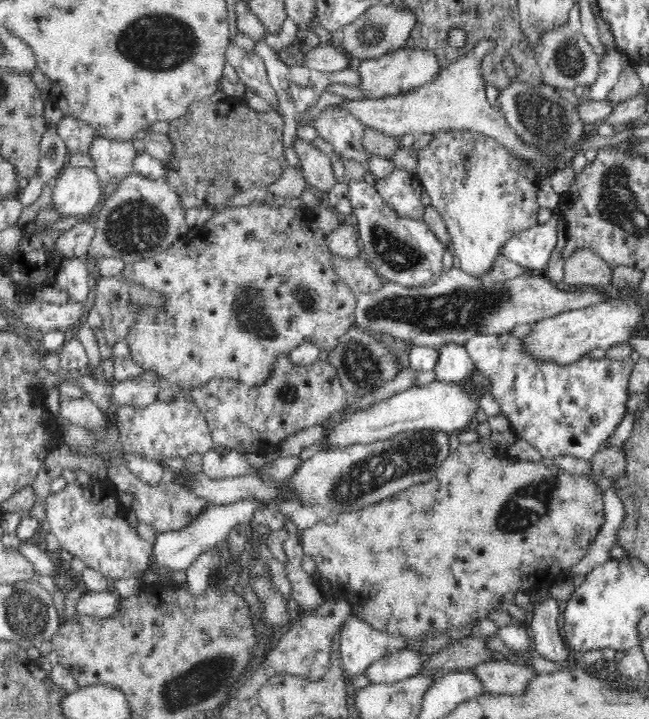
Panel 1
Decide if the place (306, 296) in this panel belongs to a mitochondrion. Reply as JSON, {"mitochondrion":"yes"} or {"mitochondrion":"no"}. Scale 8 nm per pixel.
{"mitochondrion":"yes"}

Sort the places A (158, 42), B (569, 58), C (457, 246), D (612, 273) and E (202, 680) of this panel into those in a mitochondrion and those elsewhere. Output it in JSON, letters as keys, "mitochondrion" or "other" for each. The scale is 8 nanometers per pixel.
{"A":"mitochondrion","B":"mitochondrion","C":"other","D":"other","E":"mitochondrion"}

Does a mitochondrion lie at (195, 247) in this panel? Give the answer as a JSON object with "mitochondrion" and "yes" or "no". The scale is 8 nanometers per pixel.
{"mitochondrion":"no"}

